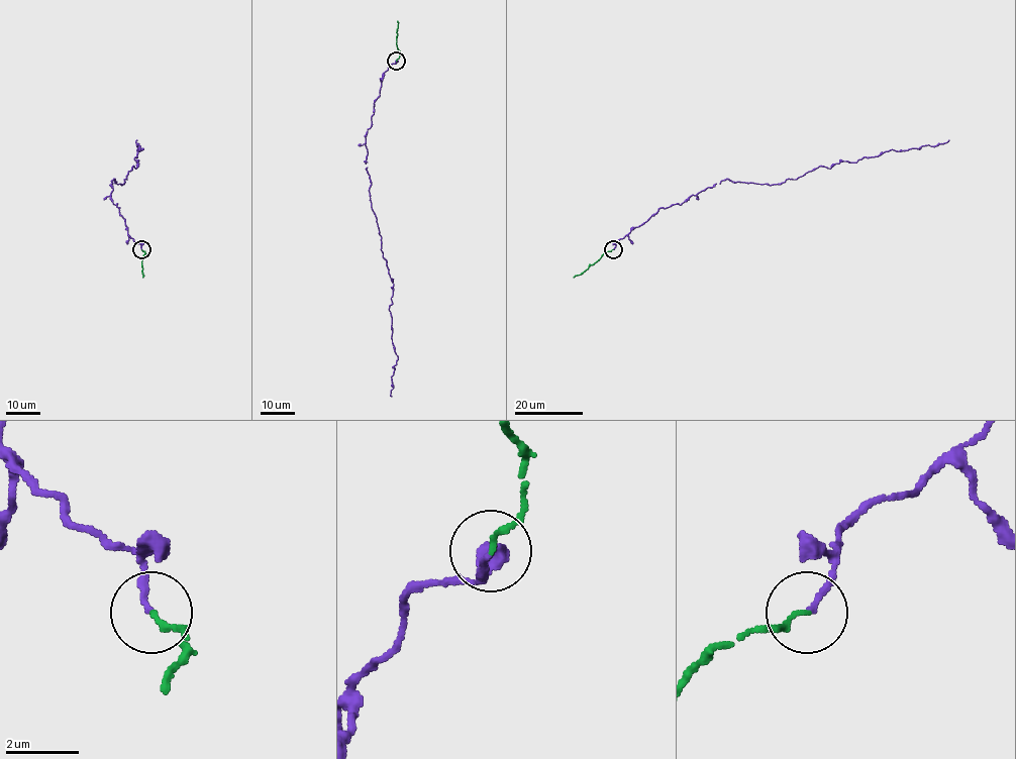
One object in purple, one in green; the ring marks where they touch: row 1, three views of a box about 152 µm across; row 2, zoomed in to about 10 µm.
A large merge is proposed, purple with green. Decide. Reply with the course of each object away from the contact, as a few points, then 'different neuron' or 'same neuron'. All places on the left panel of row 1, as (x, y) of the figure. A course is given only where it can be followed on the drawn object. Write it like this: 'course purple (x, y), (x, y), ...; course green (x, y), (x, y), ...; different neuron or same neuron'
course purple (141, 249), (111, 195), (111, 182), (122, 185), (138, 164), (137, 149), (143, 148), (137, 139); course green (141, 249), (144, 251), (142, 278); same neuron

